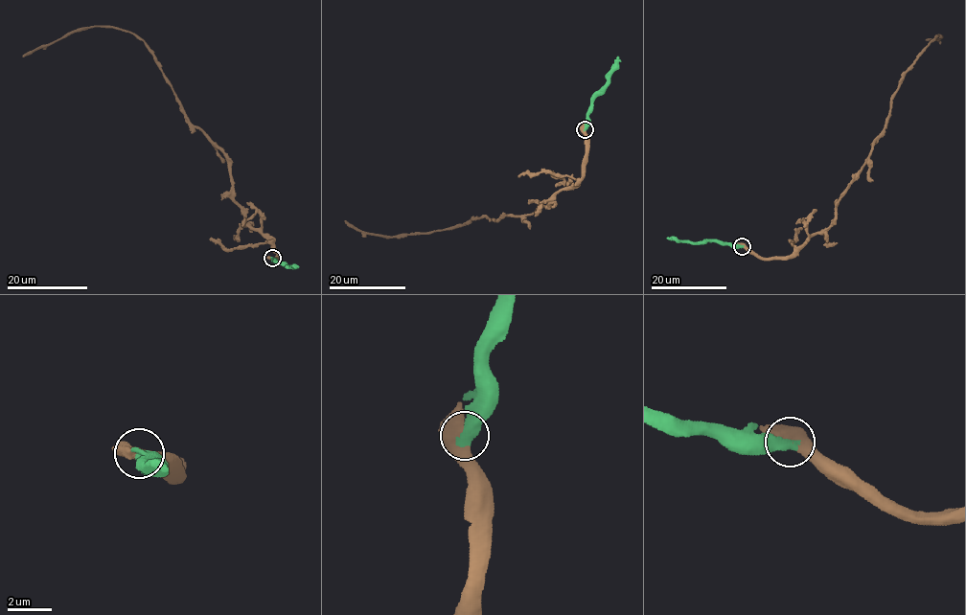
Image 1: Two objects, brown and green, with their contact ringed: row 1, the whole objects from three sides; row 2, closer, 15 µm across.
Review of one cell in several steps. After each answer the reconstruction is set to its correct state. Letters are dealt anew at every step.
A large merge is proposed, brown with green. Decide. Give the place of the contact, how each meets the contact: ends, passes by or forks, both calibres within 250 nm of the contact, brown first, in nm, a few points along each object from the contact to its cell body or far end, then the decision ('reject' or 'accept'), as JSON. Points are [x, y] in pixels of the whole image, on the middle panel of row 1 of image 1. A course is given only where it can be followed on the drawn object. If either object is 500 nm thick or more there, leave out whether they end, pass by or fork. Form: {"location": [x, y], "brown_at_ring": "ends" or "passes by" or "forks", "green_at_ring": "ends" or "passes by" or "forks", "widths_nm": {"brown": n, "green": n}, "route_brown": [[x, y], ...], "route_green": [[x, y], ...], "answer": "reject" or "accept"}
{"location": [585, 129], "widths_nm": {"brown": 340, "green": 550}, "route_brown": [[585, 129], [584, 176], [527, 216], [477, 216], [451, 228], [385, 237], [355, 229], [344, 220]], "route_green": [[585, 128], [592, 96], [607, 81], [607, 75], [615, 66], [618, 56]], "answer": "accept"}

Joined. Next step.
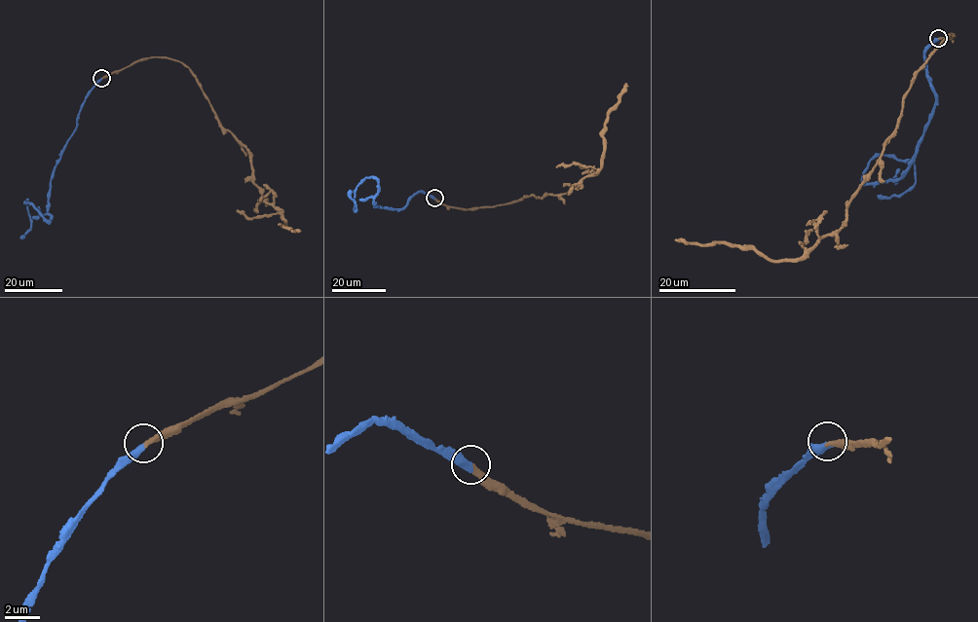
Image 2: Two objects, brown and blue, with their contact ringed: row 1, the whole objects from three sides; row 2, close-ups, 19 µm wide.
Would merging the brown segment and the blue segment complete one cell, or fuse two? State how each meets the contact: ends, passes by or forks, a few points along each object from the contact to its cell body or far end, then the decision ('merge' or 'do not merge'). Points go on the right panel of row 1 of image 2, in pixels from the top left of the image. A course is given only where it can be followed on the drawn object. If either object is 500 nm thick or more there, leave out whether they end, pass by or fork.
brown ends; blue ends; course brown (938, 38), (953, 35), (917, 71), (898, 124), (846, 219), (799, 260), (674, 239); course blue (938, 38), (916, 158), (897, 179), (863, 179), (884, 154), (912, 161), (915, 183), (878, 196); merge

